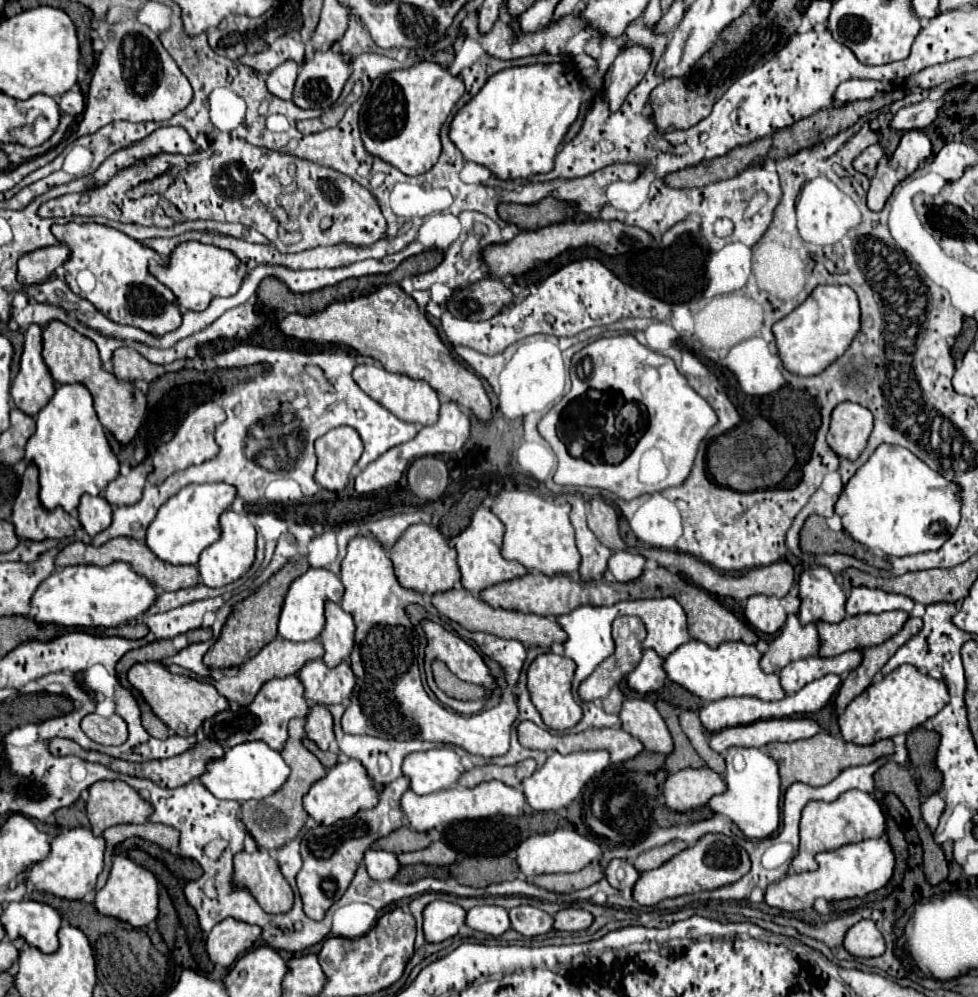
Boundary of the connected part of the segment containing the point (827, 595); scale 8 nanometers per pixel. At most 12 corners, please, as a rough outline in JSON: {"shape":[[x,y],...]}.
{"shape":[[825,566],[803,570],[801,624],[847,616],[847,594]]}

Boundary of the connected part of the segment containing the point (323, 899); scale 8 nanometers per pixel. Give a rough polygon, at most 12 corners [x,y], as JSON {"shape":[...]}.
{"shape":[[409,780],[387,784],[371,810],[303,834],[297,890],[321,920],[365,850],[403,824]]}

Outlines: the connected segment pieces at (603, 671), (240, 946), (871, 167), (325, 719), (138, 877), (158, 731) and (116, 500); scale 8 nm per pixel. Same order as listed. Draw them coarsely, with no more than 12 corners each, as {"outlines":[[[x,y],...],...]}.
{"outlines":[[[613,620],[615,652],[579,684],[581,700],[601,700],[641,660],[645,626]],[[227,918],[211,930],[211,962],[229,968],[261,936],[259,926]],[[879,144],[867,146],[855,160],[853,168],[867,178],[875,174],[883,158]],[[325,706],[309,710],[305,734],[321,750],[335,742]],[[115,856],[99,914],[135,928],[157,918],[155,876]],[[139,702],[141,722],[153,738],[165,740],[167,726]],[[147,462],[109,482],[111,506],[135,504],[141,498],[151,466]]]}

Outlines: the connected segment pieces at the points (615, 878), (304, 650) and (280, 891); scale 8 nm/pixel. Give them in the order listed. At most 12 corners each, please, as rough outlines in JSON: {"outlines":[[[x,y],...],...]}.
{"outlines":[[[611,860],[603,868],[605,880],[629,892],[639,872],[627,860]],[[275,638],[233,676],[209,682],[247,706],[271,678],[323,658],[321,642]],[[267,850],[235,854],[233,886],[267,914],[295,894]]]}

